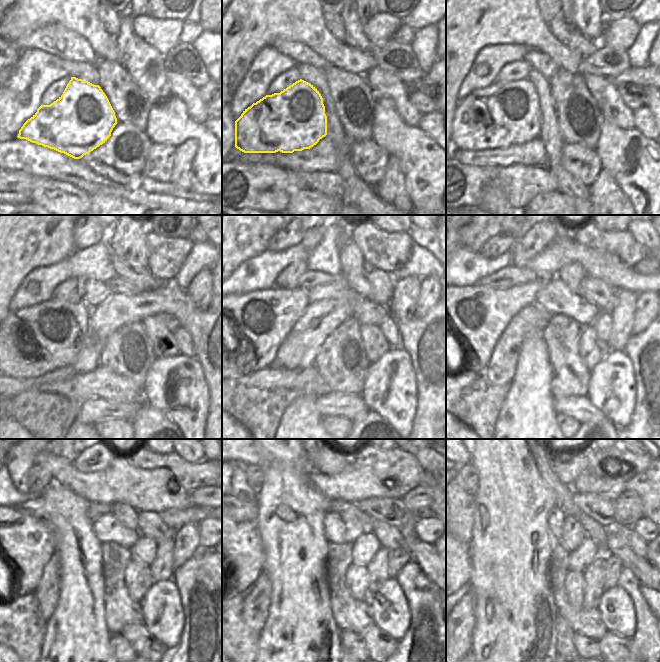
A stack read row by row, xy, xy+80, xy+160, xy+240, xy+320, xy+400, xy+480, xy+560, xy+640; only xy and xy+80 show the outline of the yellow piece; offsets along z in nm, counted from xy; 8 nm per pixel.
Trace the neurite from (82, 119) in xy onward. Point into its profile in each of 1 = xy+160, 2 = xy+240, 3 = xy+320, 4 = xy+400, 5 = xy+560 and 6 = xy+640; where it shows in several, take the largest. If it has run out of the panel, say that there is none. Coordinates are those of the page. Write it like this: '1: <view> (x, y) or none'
1: xy+160 (506, 112)
2: xy+240 (34, 340)
3: xy+320 (260, 320)
4: xy+400 (476, 316)
5: xy+560 (242, 557)
6: xy+640 (466, 562)

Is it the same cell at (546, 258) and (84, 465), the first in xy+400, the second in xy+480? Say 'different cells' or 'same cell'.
different cells

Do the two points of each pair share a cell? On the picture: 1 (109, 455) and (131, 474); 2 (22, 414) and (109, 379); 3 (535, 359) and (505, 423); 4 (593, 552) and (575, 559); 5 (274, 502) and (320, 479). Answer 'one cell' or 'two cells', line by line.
1: two cells
2: one cell
3: one cell
4: one cell
5: two cells

